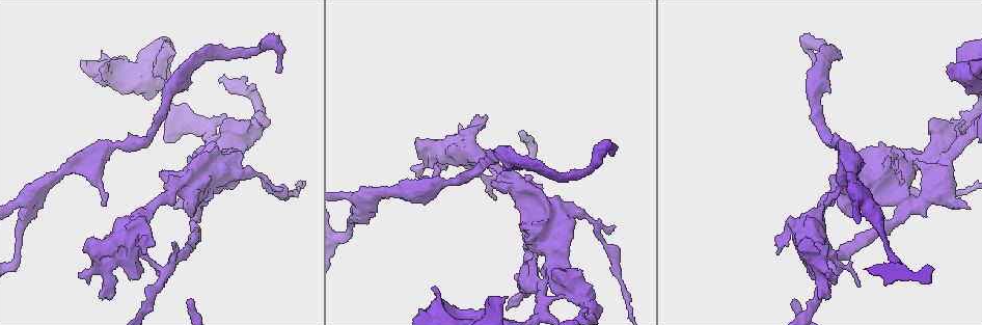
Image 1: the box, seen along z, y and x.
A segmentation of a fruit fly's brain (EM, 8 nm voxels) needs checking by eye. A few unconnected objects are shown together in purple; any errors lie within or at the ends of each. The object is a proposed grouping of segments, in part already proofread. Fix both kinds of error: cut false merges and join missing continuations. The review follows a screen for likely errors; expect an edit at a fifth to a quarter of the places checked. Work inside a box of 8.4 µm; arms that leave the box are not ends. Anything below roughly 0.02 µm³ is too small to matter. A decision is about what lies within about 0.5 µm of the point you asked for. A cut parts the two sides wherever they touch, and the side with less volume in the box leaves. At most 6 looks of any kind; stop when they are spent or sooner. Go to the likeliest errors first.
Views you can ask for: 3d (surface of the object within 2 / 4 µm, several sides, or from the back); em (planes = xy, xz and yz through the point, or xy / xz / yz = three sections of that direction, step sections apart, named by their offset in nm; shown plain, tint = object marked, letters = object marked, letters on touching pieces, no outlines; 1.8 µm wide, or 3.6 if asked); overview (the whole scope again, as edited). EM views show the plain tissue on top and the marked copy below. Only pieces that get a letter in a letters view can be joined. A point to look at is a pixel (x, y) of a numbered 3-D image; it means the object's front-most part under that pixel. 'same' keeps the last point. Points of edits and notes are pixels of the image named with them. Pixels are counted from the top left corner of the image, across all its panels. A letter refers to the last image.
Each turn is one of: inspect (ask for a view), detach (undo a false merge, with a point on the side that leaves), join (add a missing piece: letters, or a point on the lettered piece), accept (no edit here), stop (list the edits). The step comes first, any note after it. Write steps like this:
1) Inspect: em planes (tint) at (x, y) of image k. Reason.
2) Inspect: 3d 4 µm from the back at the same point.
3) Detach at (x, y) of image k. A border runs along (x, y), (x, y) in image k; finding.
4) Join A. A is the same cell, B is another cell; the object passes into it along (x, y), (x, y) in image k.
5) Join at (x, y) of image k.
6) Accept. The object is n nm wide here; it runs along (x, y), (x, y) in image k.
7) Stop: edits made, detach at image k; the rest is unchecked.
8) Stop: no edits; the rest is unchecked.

Inspect: em planes (letters) at (507, 297) of image 1. Stops while still wide.

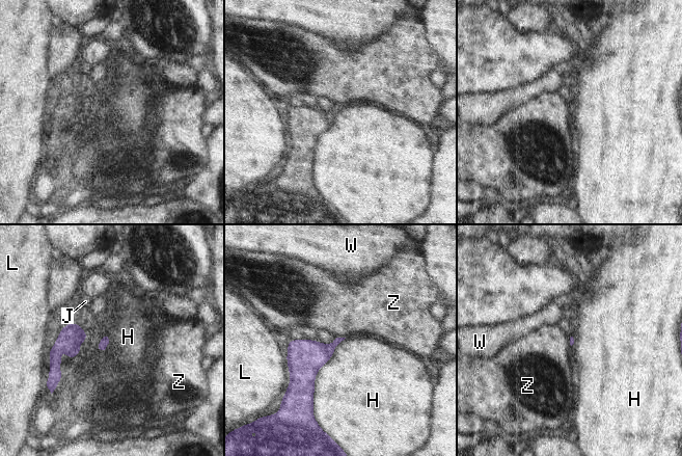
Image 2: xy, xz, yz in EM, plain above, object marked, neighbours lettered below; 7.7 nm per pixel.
Accept. H, J, L, W and Z are other cells; a border runs along (346, 338), (318, 370), (312, 407) in image 2; no lettered piece goes on from it.

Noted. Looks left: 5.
Inspect: 3d 4 µm at (776, 252) of image 1.

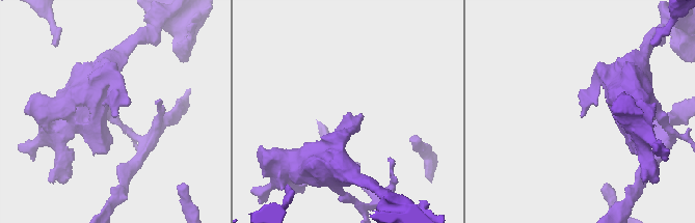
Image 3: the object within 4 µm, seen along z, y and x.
Inspect: em planes (letters) at (581, 117) of image 3. Need the tissue.

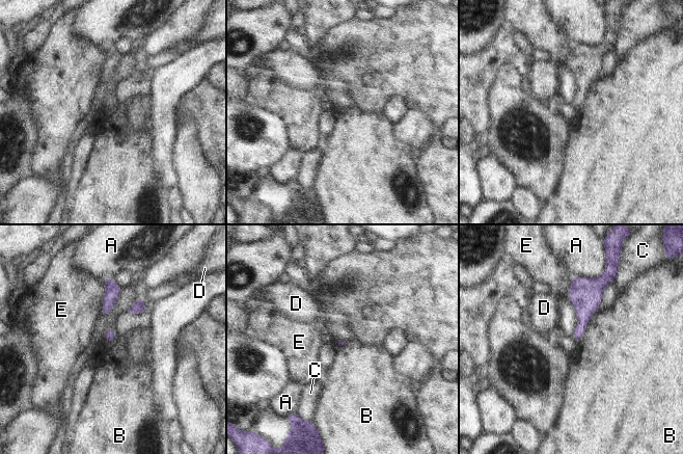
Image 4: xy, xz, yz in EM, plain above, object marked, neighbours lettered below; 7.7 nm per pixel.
Accept. The longest contact is with B, 320 nm; A, B, C, D and E are other cells; none of them fits.

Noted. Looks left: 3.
Inspect: em planes (letters) at (435, 306) of image 1. Calibre changes.

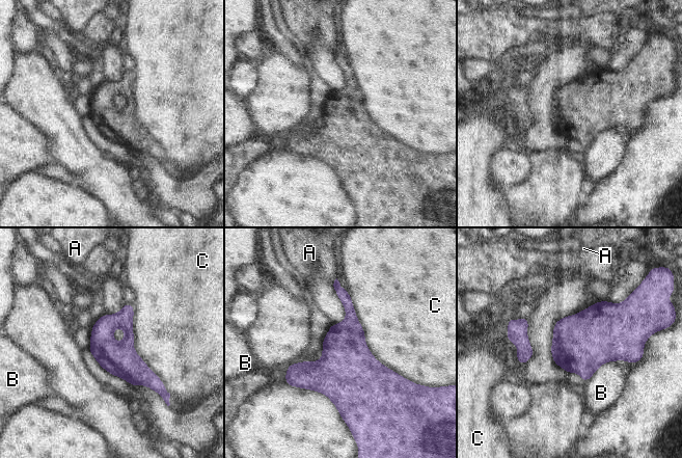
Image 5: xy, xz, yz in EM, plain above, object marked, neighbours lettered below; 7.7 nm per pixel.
Accept. A, B and C are other cells; one neuron here.

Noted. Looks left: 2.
Stop: no edits; the rest is unchecked.

